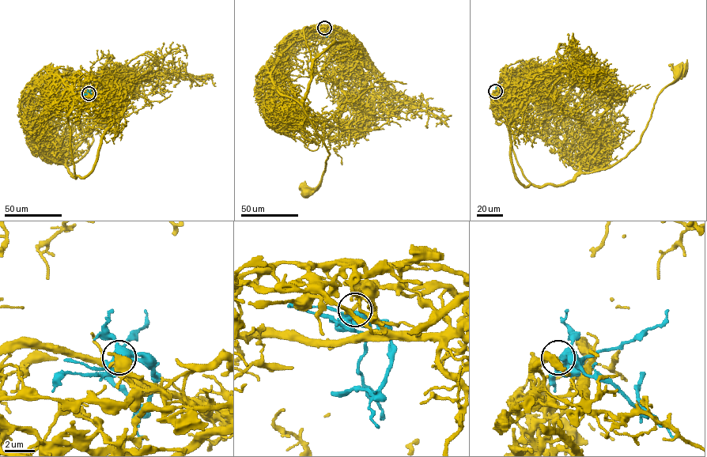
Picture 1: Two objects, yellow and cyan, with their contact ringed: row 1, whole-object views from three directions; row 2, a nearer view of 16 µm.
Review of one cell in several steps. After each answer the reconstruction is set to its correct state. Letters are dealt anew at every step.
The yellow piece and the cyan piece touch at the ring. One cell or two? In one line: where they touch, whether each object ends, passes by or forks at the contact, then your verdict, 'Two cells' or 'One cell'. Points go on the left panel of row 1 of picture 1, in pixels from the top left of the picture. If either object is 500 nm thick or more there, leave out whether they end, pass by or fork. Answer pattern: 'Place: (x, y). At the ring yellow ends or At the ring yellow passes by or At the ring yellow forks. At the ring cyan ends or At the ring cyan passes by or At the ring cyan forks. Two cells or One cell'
Place: (88, 93). At the ring yellow ends. At the ring cyan forks. One cell

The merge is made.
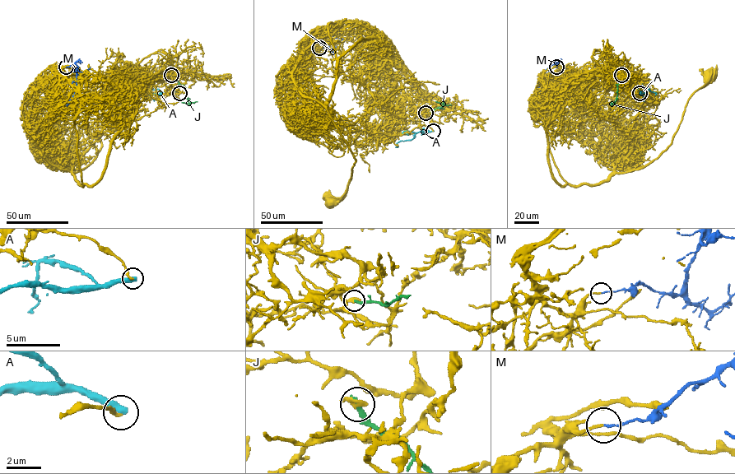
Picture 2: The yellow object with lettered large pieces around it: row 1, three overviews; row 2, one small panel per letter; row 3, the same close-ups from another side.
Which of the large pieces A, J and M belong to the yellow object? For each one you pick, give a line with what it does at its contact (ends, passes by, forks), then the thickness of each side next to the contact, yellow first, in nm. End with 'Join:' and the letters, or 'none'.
Join: none

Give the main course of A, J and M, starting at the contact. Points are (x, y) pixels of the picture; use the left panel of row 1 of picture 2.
A: (179, 94), (161, 93), (157, 89), (144, 91), (141, 95)
J: (171, 75), (186, 89), (188, 104), (182, 102)
M: (66, 67), (75, 62), (77, 68), (76, 89), (67, 106)

